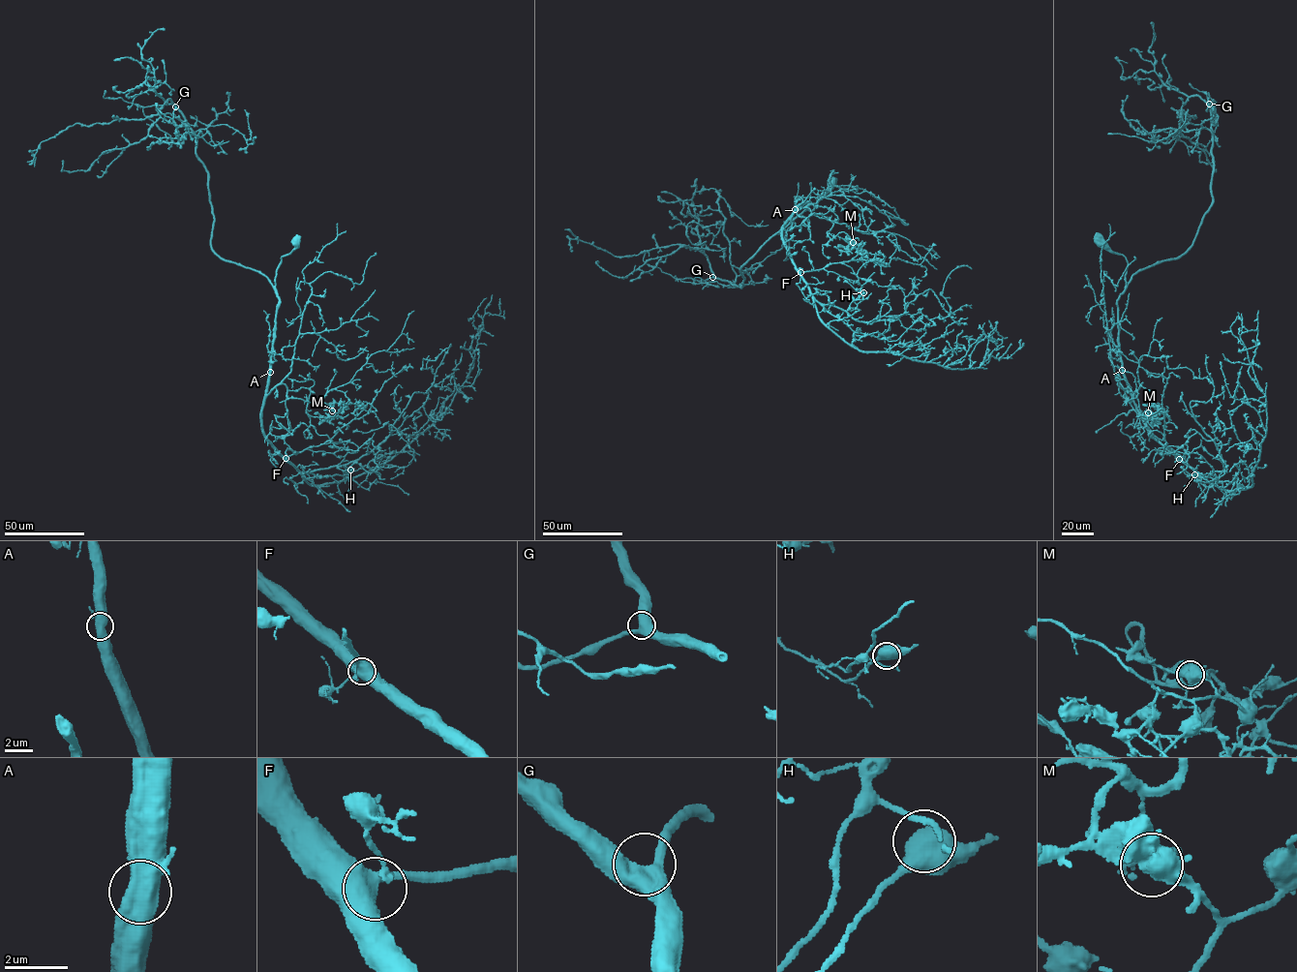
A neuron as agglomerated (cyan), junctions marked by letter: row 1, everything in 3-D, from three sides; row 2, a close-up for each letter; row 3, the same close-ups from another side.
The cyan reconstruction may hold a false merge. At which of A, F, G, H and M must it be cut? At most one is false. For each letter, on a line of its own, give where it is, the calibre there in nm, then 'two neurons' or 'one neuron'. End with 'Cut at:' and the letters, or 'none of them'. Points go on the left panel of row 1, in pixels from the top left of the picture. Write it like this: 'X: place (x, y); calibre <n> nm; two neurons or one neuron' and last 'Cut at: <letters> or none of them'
A: place (270, 372); calibre 550 nm; one neuron
F: place (286, 458); calibre 550 nm; one neuron
G: place (175, 106); calibre 480 nm; one neuron
H: place (350, 470); calibre 550 nm; one neuron
M: place (332, 410); calibre 600 nm; two neurons
Cut at: M

